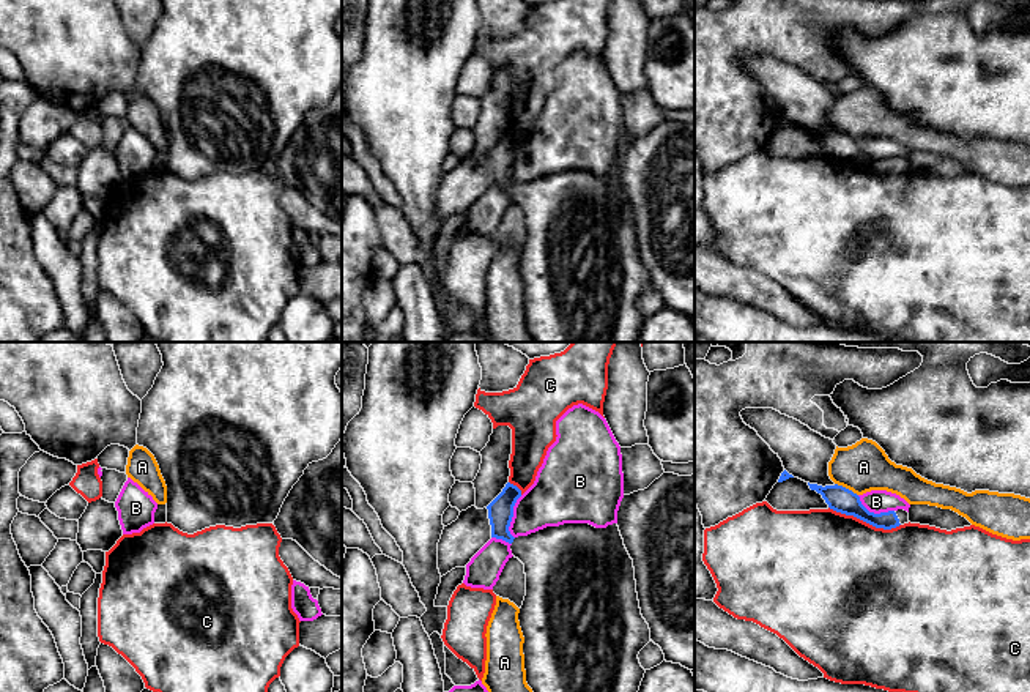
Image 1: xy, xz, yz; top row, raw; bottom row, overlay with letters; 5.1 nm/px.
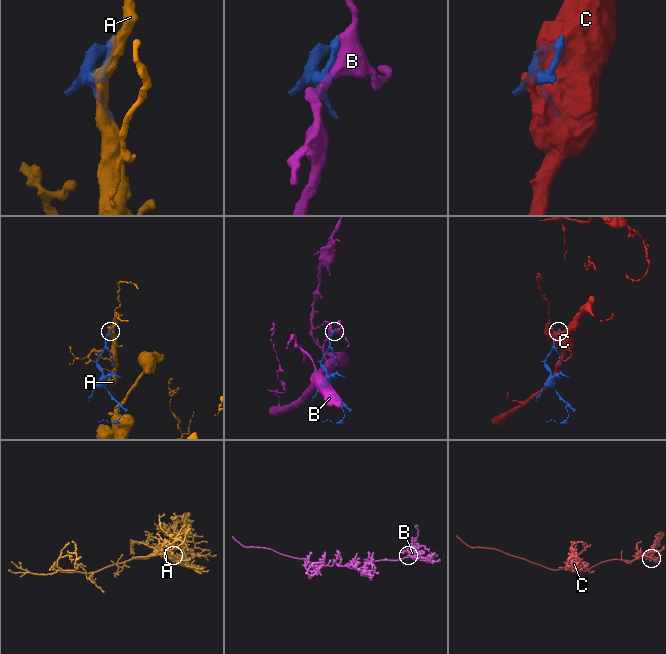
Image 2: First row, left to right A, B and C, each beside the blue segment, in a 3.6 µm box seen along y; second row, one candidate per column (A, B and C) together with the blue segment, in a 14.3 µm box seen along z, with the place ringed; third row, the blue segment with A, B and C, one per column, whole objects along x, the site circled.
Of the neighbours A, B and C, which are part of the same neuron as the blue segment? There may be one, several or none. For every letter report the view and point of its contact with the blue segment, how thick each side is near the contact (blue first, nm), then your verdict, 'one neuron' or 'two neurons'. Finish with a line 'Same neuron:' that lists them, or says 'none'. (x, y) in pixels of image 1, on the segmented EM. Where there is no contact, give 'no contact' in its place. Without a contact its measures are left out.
A: yz (844, 487) | 130/260 nm | two neurons
B: xz (512, 516) | 130/280 nm | two neurons
C: yz (865, 520) | 130/480 nm | two neurons
Same neuron: none

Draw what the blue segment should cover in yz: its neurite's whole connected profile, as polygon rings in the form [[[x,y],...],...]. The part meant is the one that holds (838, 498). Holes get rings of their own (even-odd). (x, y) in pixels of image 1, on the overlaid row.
[[[810,482],[808,486],[811,490],[816,490],[822,495],[830,509],[846,515],[854,515],[876,528],[891,530],[899,525],[909,523],[907,511],[898,509],[880,514],[869,512],[861,504],[860,497],[843,486],[835,484],[822,487]]]

